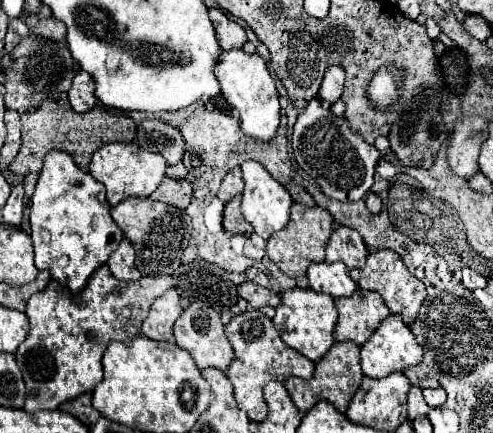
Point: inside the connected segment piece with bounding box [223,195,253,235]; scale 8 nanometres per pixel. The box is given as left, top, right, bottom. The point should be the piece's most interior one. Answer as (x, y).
(233, 221)

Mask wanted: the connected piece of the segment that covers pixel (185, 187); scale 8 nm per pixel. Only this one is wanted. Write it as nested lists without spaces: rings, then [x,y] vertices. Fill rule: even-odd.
[[[163,177],[161,185],[151,193],[151,199],[165,201],[177,209],[185,209],[191,201],[191,181],[189,179],[169,179]]]

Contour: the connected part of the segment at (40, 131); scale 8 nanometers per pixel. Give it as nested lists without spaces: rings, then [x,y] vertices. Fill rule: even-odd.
[[[61,95],[61,99],[45,99],[37,109],[25,111],[21,115],[21,123],[23,123],[23,143],[21,143],[19,155],[9,165],[9,171],[17,175],[39,173],[43,165],[43,157],[53,149],[71,153],[79,169],[87,171],[91,155],[101,145],[113,143],[113,141],[129,143],[135,139],[135,121],[127,117],[125,113],[105,109],[105,107],[95,107],[87,113],[75,113],[65,95]]]

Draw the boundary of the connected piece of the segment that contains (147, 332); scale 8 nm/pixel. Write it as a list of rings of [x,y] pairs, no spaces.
[[[175,287],[167,289],[151,305],[147,319],[141,325],[141,333],[149,339],[173,341],[173,323],[181,315],[181,311],[183,309],[179,303],[179,293],[175,291]]]

